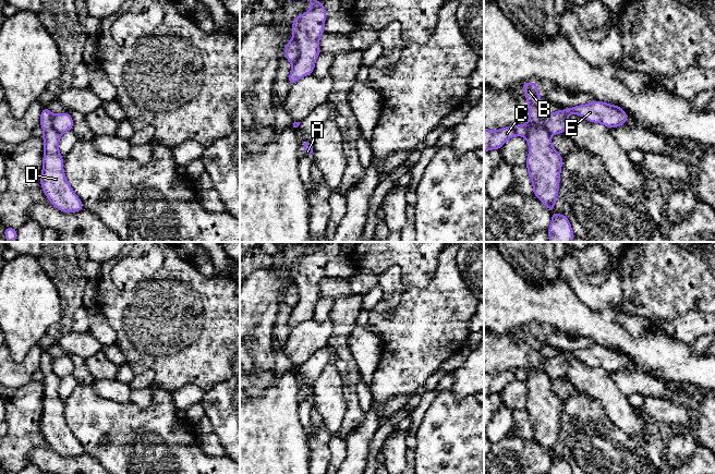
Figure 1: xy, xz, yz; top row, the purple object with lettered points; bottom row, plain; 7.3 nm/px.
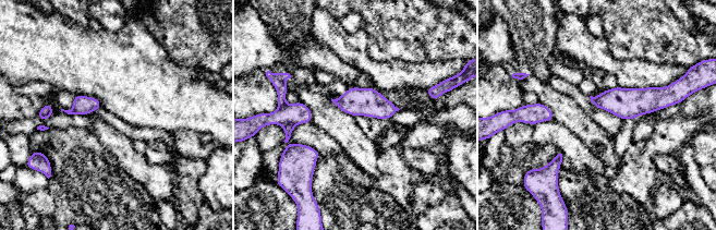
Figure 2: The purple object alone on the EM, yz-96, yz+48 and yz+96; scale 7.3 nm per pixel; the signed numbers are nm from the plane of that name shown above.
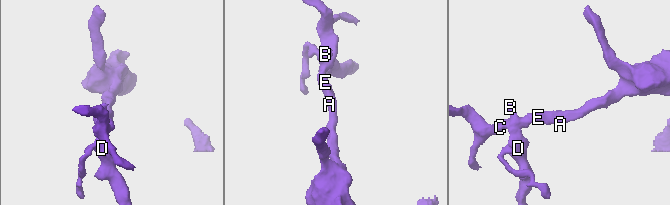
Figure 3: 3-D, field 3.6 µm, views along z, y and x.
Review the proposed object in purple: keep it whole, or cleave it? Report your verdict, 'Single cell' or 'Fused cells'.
Fused cells

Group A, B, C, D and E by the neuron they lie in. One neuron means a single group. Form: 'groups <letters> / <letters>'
groups A C E / B D

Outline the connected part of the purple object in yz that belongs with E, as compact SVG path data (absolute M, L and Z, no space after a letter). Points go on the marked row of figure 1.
M594 100L585 105L568 107L548 113L540 122L550 135L563 134L569 124L568 116L574 113L592 123L601 123L608 129L622 126L628 121L627 112L619 106L609 105L601 100Z

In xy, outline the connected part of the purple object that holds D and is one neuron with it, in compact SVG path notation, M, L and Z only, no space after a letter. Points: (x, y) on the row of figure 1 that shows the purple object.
M43 107L39 125L44 130L44 157L40 186L47 199L60 211L72 214L84 209L80 197L71 187L63 170L63 157L59 151L59 134L51 124L53 113Z

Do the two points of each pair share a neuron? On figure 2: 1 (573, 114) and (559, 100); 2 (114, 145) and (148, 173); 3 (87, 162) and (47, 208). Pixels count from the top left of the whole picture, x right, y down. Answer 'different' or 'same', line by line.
1: same
2: same
3: different

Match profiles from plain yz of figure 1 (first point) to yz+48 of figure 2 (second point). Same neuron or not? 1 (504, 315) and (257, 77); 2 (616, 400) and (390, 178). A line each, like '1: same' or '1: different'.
1: different
2: different

